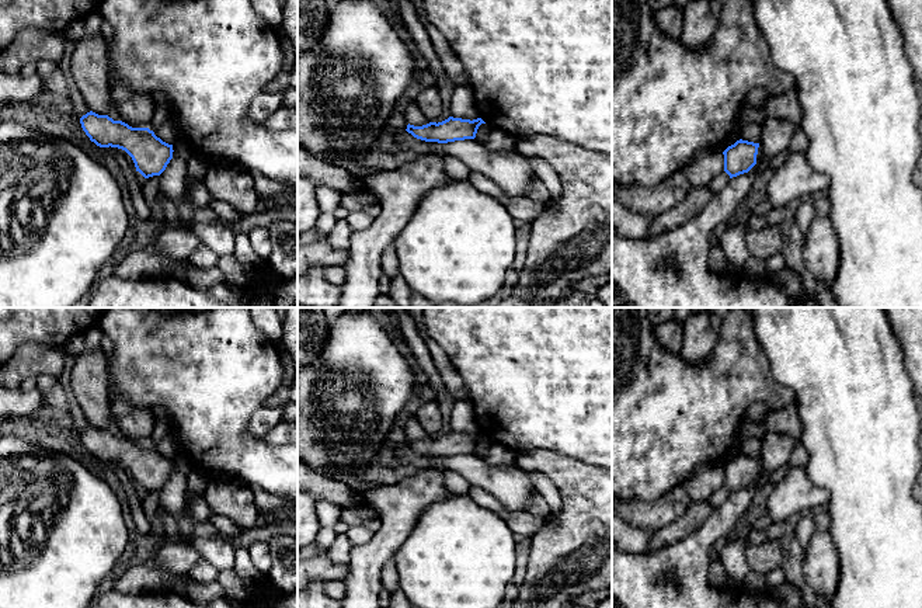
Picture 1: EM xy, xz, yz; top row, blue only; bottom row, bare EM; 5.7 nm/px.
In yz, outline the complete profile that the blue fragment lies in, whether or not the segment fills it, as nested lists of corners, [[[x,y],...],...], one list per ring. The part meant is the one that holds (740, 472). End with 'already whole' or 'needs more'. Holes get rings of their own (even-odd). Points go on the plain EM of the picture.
[[[737,455],[728,461],[724,469],[724,486],[730,493],[748,487],[756,479],[759,458]]]; already whole

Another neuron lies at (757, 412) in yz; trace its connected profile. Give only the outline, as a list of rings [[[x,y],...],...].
[[[755,403],[752,404],[747,414],[745,418],[754,421],[754,423],[762,423],[762,420],[765,418],[765,416],[769,413],[770,410],[762,404],[762,403]]]

